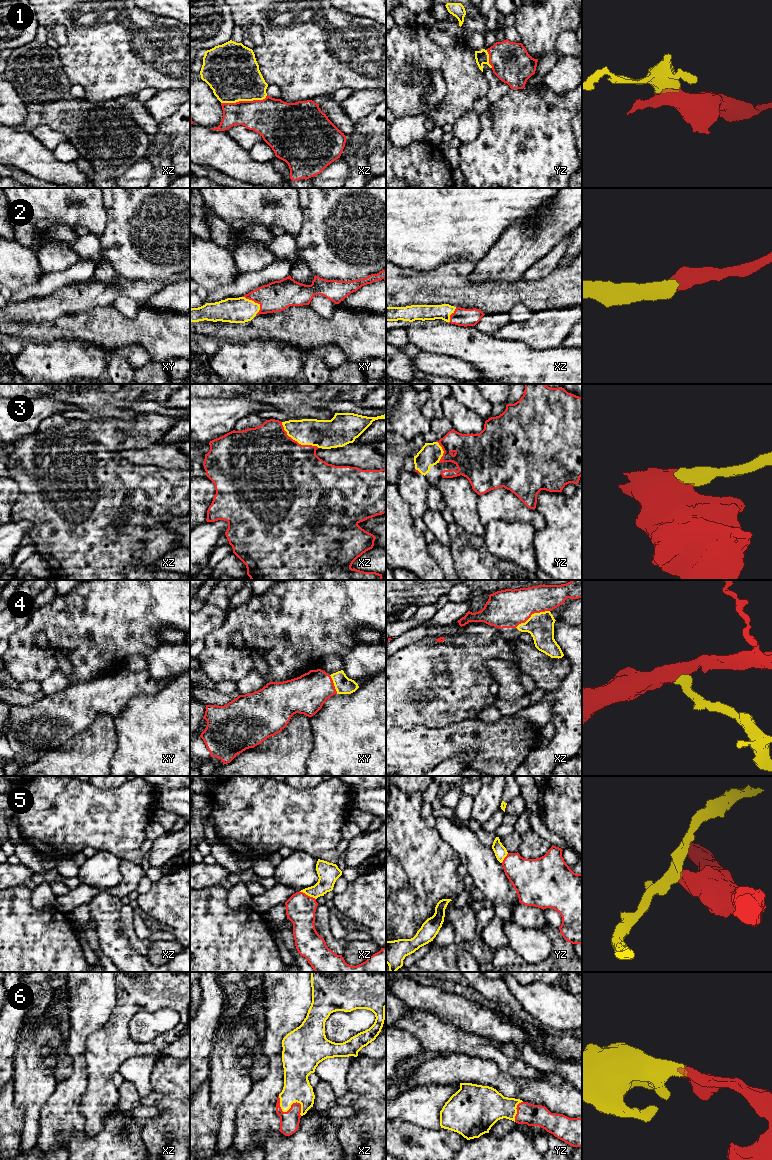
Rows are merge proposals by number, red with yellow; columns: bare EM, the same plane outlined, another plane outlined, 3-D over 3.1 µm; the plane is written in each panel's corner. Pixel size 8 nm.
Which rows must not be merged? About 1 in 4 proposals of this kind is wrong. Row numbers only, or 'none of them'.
5

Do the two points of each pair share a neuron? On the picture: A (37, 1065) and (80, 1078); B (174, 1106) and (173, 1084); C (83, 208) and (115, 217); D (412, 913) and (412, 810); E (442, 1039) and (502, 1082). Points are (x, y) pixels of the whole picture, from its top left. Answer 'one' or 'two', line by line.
A: two
B: one
C: two
D: one
E: two

